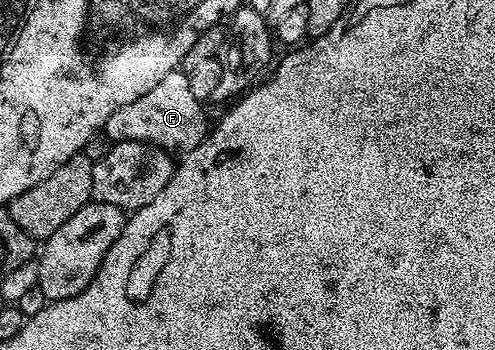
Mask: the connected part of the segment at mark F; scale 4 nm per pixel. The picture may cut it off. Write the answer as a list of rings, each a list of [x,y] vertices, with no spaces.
[[[183,69],[170,72],[170,76],[162,76],[146,96],[138,96],[134,104],[122,104],[106,120],[103,133],[115,144],[118,142],[148,142],[168,151],[173,156],[189,154],[208,133],[210,122],[204,119],[205,107],[194,96],[190,88],[190,80]]]

